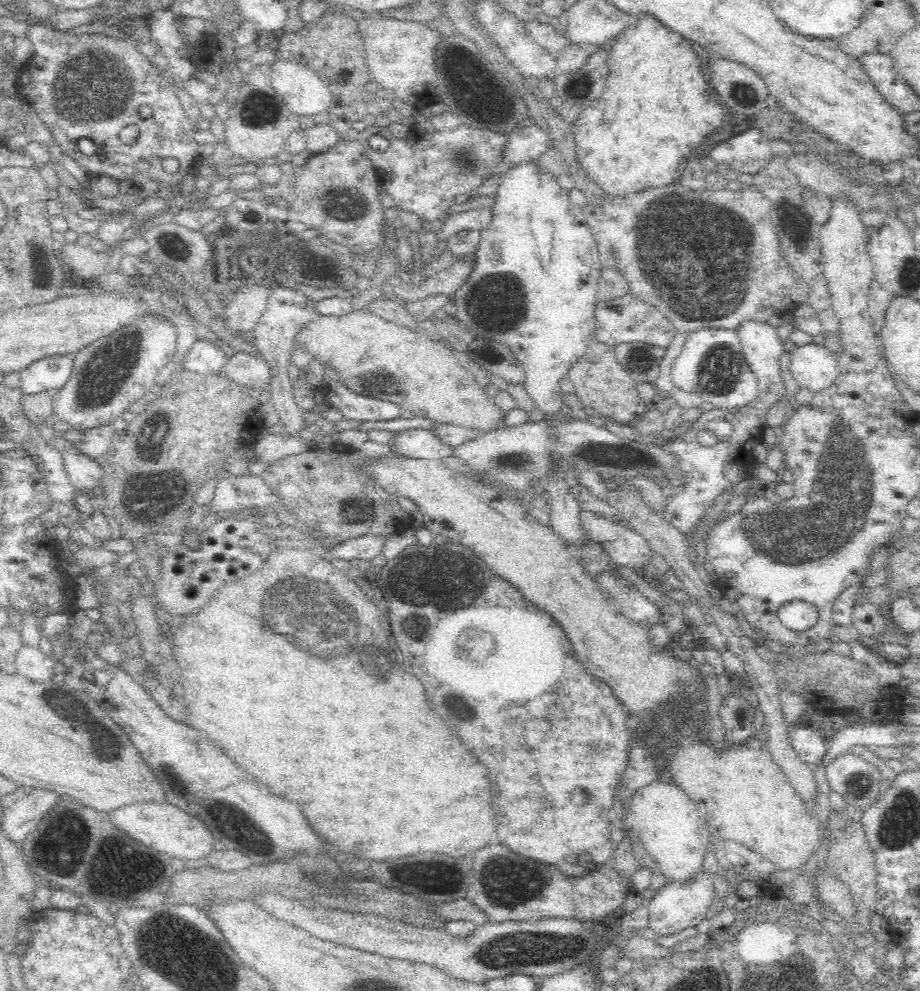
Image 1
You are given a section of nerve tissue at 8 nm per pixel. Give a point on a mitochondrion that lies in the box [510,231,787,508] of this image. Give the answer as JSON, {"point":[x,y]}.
{"point":[718,368]}

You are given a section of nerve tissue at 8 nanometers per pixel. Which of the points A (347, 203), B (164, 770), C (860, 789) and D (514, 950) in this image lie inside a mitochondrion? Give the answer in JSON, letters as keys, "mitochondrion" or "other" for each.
{"A":"mitochondrion","B":"mitochondrion","C":"other","D":"mitochondrion"}

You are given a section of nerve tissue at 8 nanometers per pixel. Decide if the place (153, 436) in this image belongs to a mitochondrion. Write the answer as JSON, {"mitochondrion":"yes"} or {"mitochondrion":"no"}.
{"mitochondrion":"yes"}

